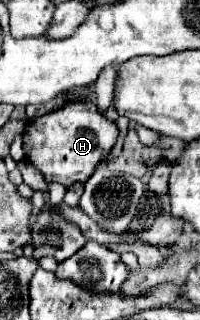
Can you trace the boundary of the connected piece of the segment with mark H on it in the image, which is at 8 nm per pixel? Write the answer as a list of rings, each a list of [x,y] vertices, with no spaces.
[[[89,101],[67,102],[63,108],[27,122],[27,128],[23,132],[23,150],[25,150],[25,158],[43,174],[45,182],[59,182],[65,188],[69,188],[75,182],[85,182],[95,172],[97,164],[109,156],[111,148],[117,142],[117,136],[119,136],[117,126],[109,122],[101,112],[97,112],[93,103]]]

